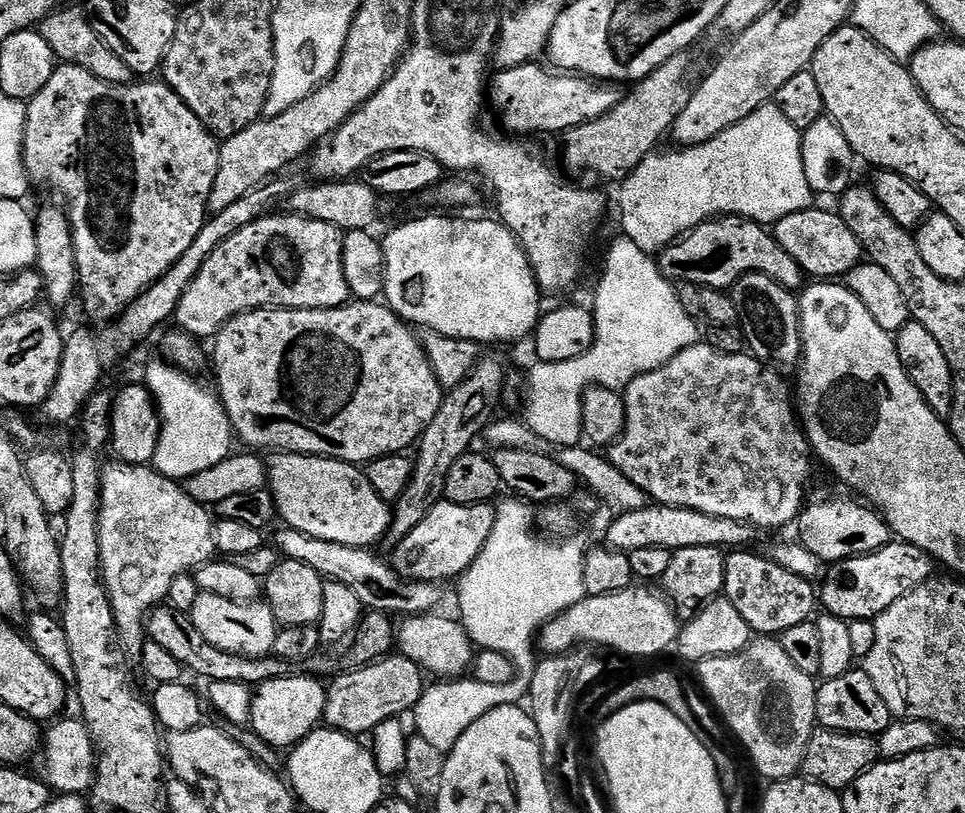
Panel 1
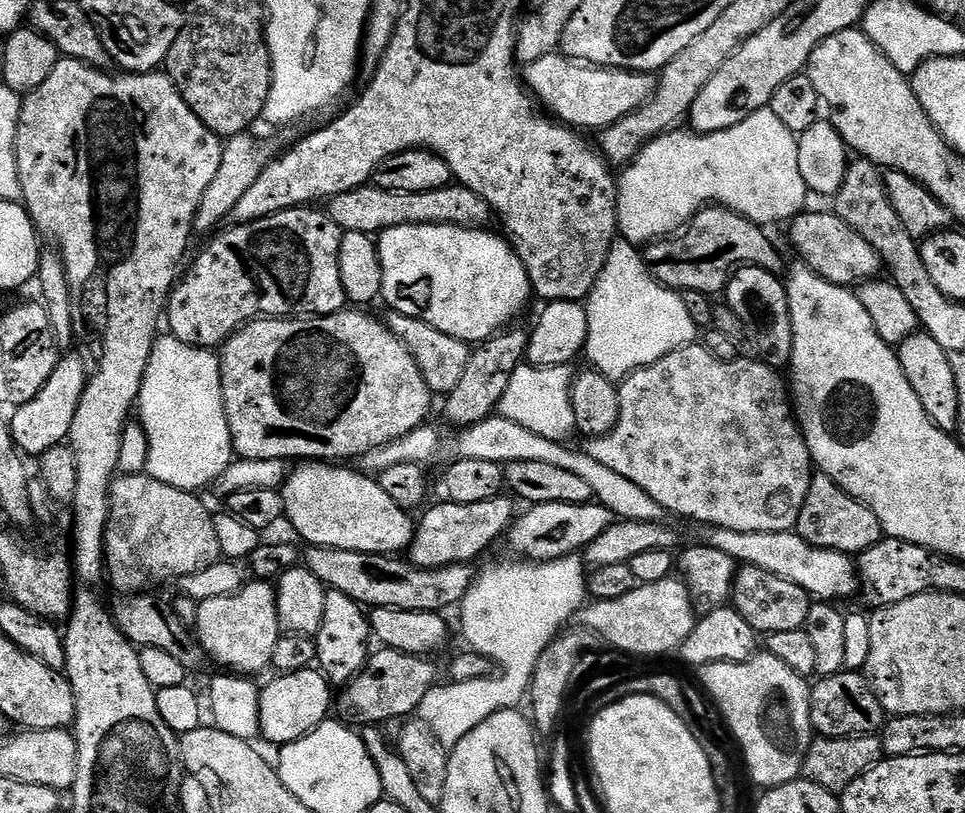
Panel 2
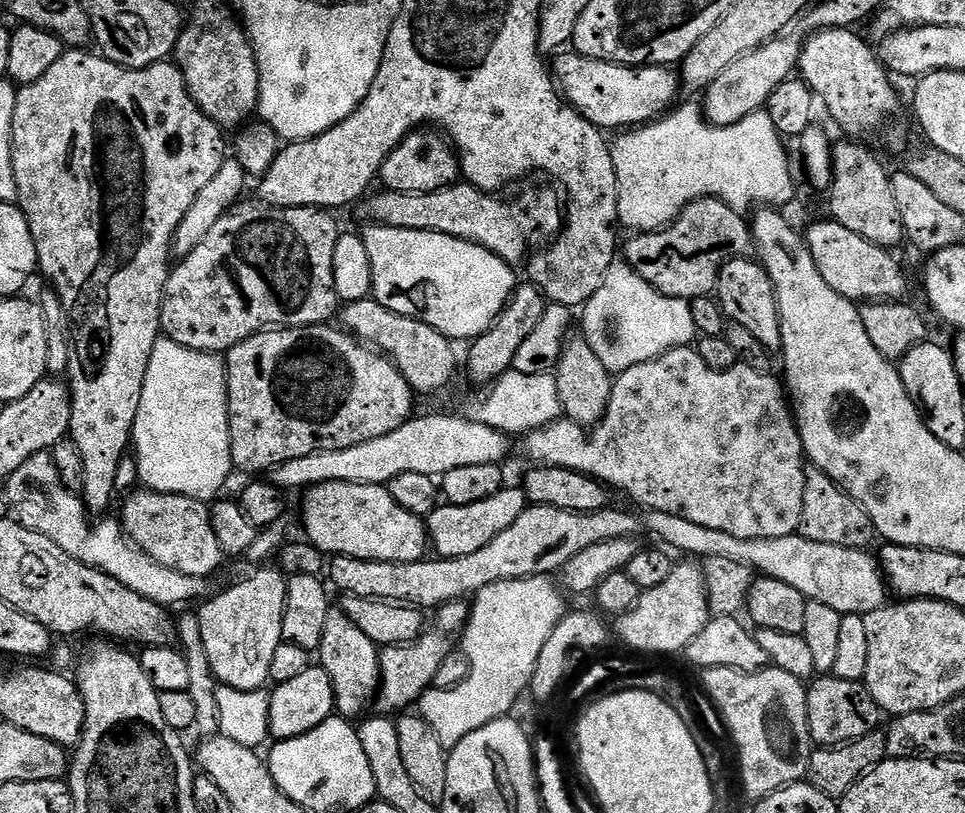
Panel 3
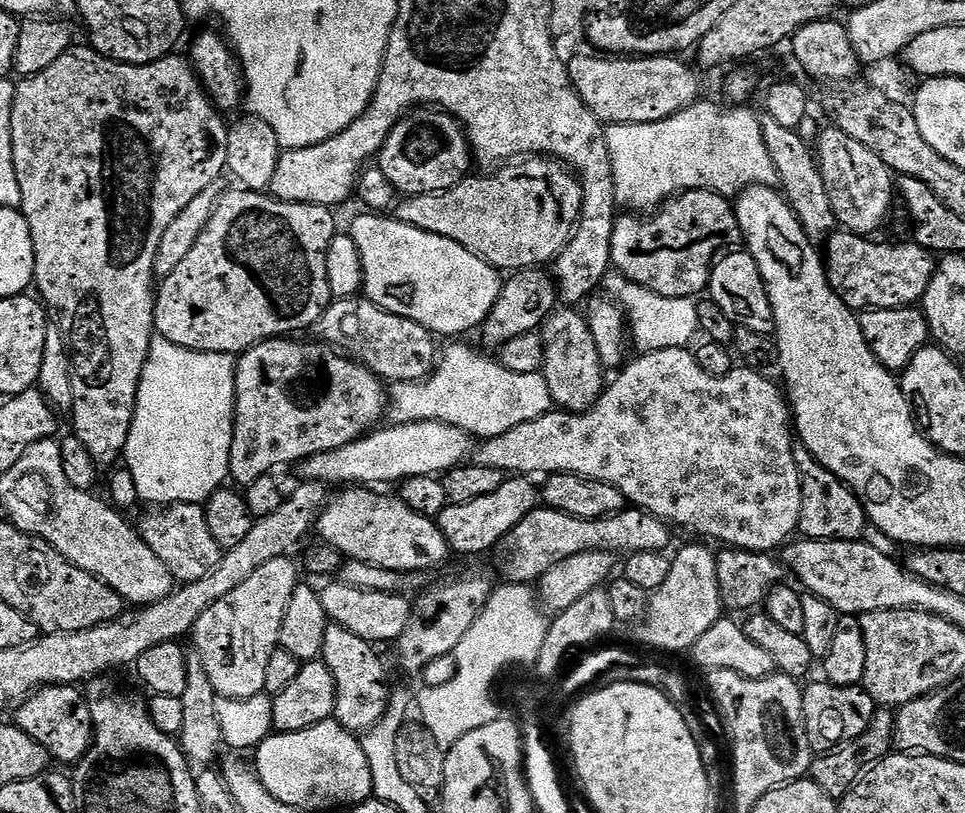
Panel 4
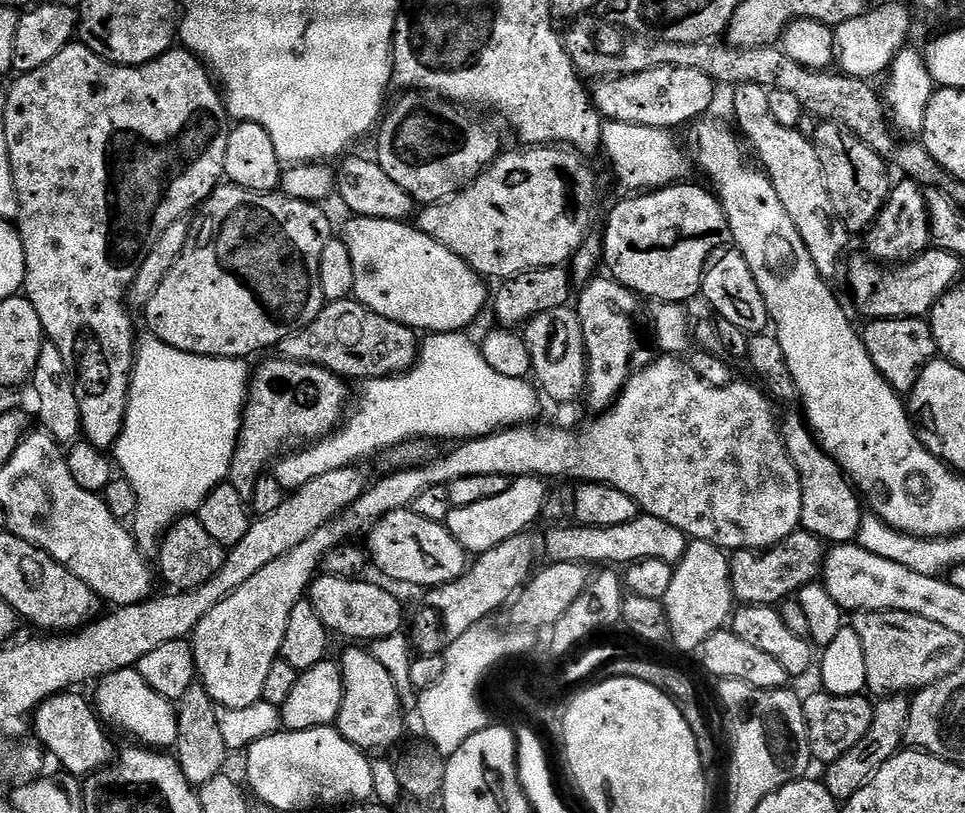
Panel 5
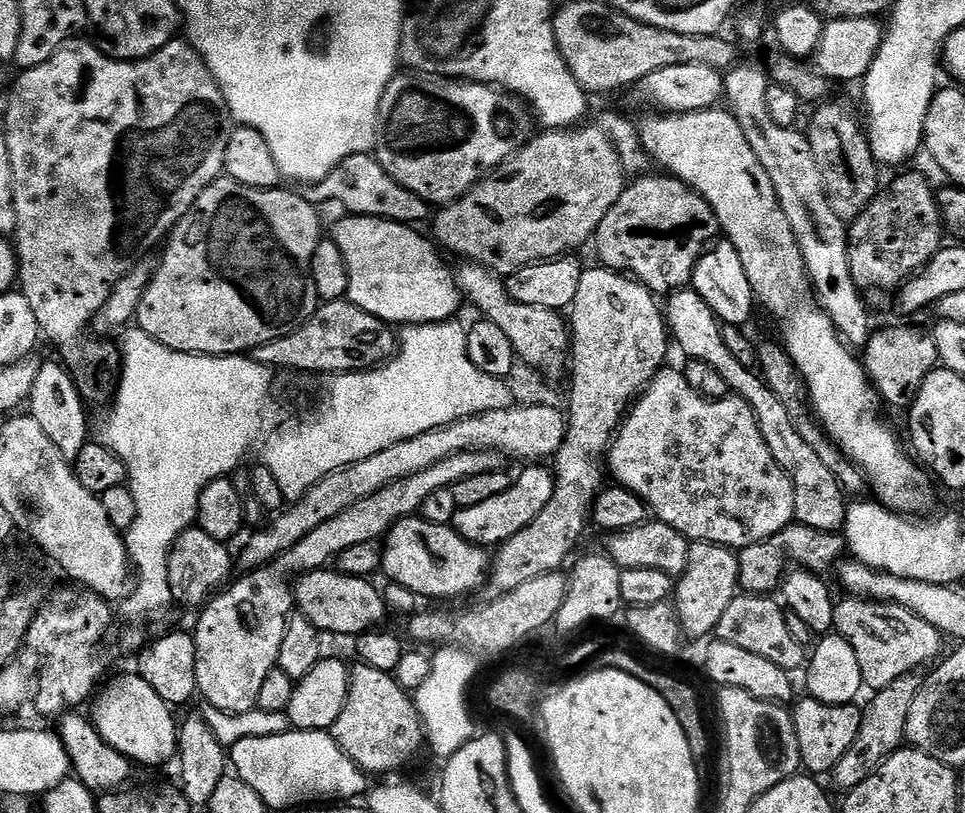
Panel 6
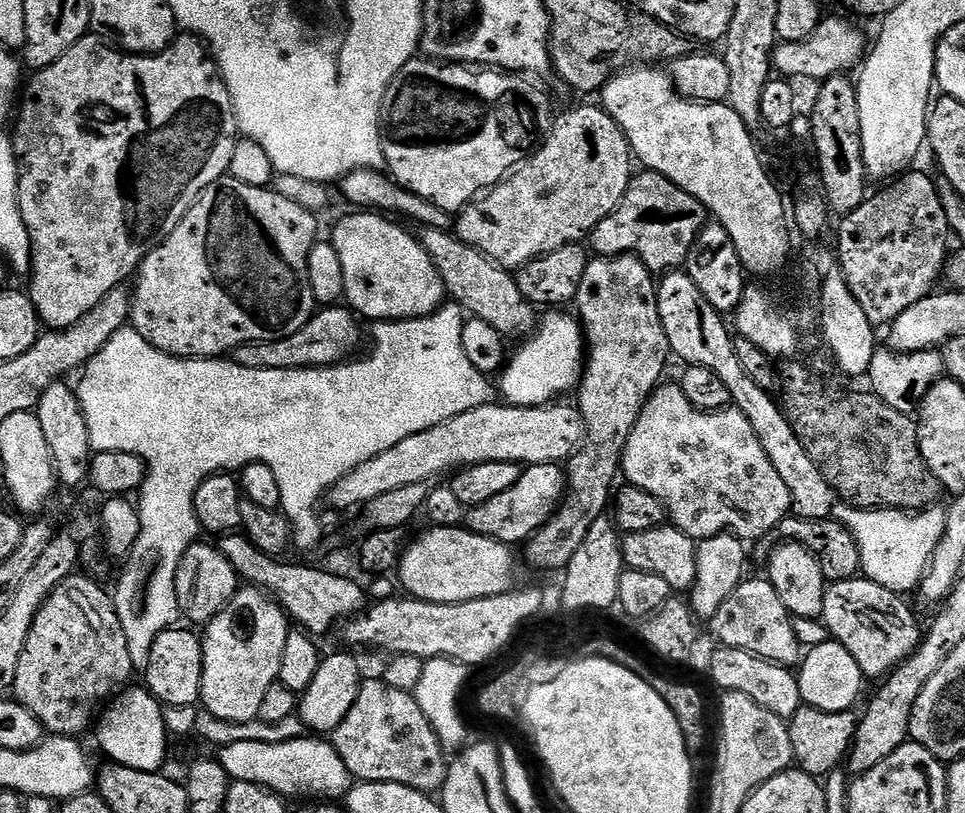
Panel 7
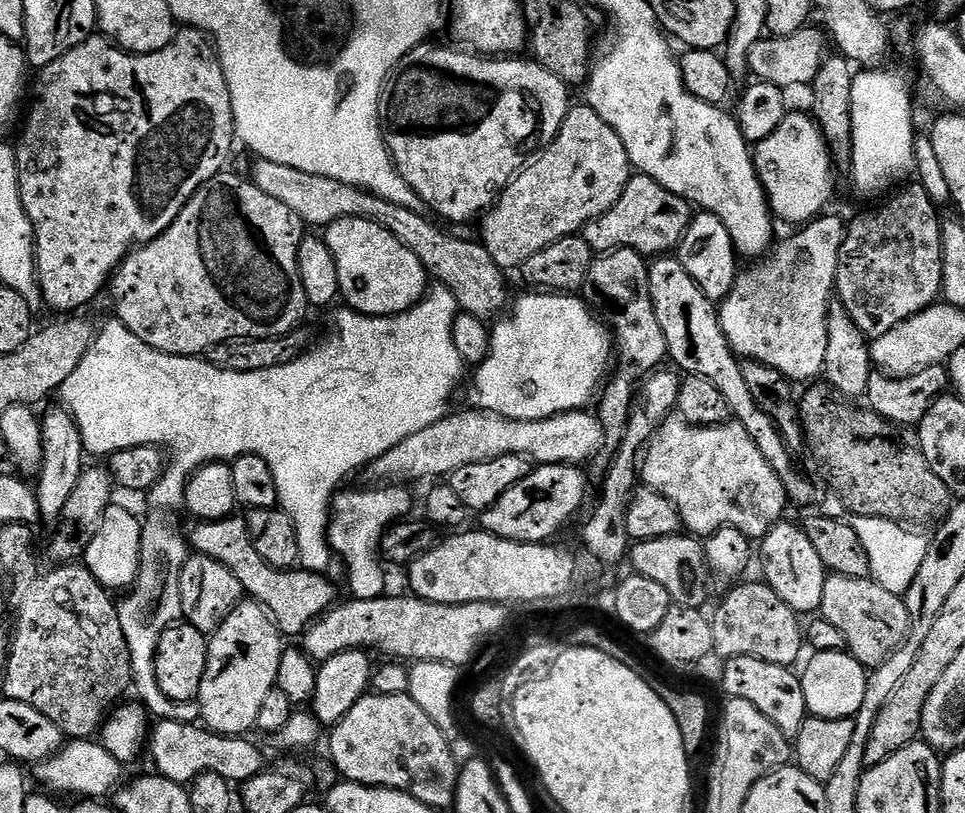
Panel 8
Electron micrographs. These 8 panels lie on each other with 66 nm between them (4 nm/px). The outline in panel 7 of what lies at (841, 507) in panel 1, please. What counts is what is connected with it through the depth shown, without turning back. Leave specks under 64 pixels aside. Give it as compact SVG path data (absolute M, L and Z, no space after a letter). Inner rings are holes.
M684 270L661 275L656 285L656 297L658 314L662 314L662 330L666 330L672 356L684 360L685 365L706 366L706 370L714 370L714 374L722 378L726 390L730 390L732 404L739 412L746 414L746 418L750 418L750 426L754 426L754 434L758 434L758 442L762 442L766 458L770 458L774 470L778 470L782 482L786 482L786 490L790 490L792 499L791 515L798 520L829 519L838 503L836 491L830 482L826 482L822 470L814 466L814 458L806 454L806 446L802 446L798 434L794 434L777 397L762 390L762 386L758 386L758 382L754 382L754 378L742 370L733 337L728 337L728 328L724 325L725 317L710 306L706 298L702 298L702 290L694 286Z

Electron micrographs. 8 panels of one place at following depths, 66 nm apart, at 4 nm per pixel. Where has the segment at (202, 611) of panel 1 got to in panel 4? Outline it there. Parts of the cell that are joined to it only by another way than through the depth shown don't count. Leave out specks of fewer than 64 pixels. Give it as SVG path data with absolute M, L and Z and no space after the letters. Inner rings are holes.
M291 555L274 558L274 562L266 562L266 566L254 570L238 590L214 602L214 606L198 618L196 627L192 629L190 640L201 655L217 697L244 700L264 692L266 666L270 663L270 654L274 654L280 643L290 594L294 594L302 580L301 569L292 559Z

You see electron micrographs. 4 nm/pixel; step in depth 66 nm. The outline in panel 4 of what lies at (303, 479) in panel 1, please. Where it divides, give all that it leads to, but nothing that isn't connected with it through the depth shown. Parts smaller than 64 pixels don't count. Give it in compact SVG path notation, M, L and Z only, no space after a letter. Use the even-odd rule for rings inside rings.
M348 486L331 497L314 525L319 539L334 546L348 560L366 562L382 570L431 574L450 557L439 523L433 517L414 514L403 500L375 496L364 486Z

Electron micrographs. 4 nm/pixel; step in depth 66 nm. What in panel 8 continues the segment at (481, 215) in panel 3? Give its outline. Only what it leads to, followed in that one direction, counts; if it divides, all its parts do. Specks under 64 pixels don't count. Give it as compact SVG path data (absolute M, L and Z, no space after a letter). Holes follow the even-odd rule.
M587 103L569 107L560 133L549 142L483 213L479 243L501 270L519 270L526 258L554 242L577 235L589 222L606 214L626 190L634 169L622 138Z

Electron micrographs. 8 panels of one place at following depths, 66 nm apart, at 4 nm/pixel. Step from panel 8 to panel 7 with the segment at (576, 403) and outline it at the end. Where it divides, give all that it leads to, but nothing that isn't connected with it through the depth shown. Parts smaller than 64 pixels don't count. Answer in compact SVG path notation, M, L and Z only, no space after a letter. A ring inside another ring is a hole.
M548 310L539 317L534 331L523 341L524 344L516 353L507 357L506 363L499 373L498 392L505 401L515 408L538 408L553 403L557 398L564 398L568 391L575 389L580 383L582 365L586 359L586 341L582 325L575 315L567 316L564 310Z

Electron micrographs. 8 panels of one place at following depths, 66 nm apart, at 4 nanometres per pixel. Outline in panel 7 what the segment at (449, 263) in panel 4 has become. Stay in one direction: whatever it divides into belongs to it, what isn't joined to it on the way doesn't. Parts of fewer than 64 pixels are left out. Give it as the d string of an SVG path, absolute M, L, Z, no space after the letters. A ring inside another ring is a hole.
M356 210L352 213L353 216L344 216L333 226L330 236L330 243L334 250L338 250L338 259L342 262L344 294L351 311L361 317L369 316L372 322L413 320L419 316L431 316L445 303L446 293L442 278L430 262L430 256L420 245L419 239L415 235L411 236L406 229L383 220L388 218L375 211Z

